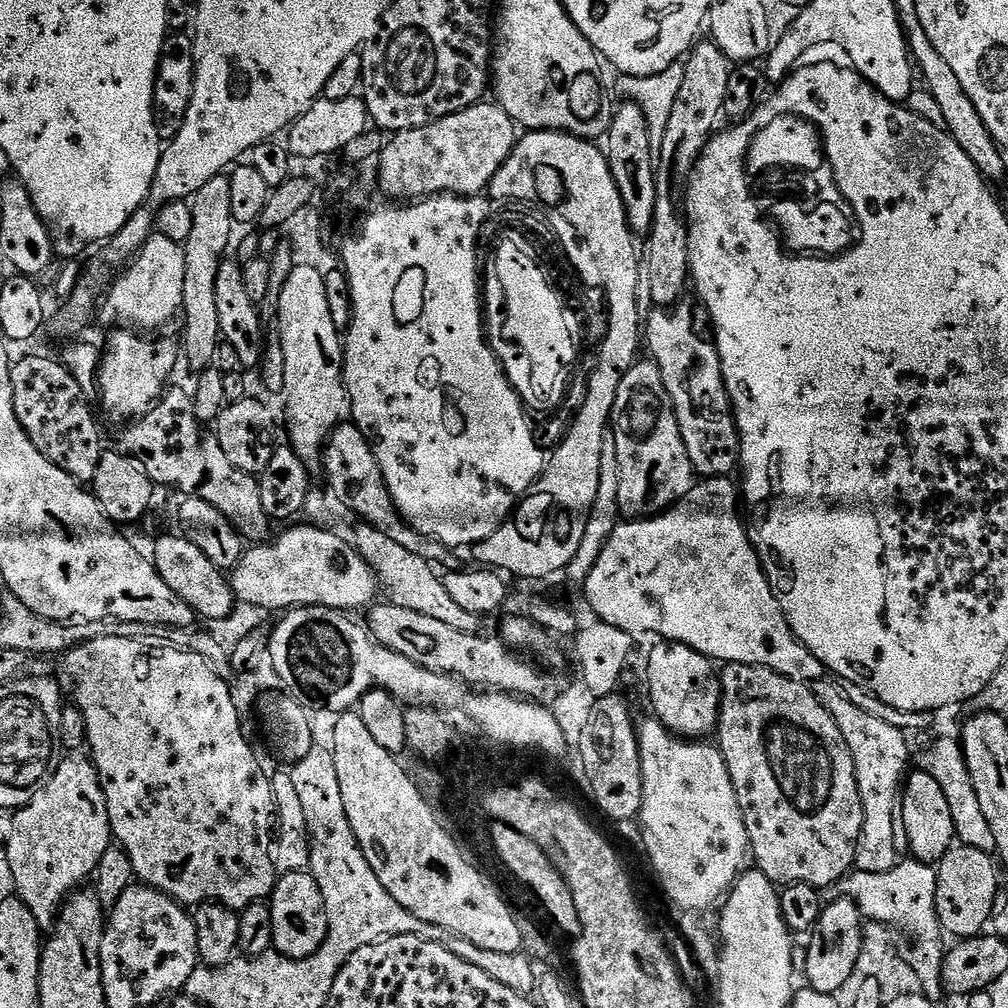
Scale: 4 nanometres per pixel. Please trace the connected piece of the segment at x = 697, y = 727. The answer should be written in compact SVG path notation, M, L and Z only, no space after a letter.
M656 642L648 656L648 696L652 699L655 719L659 720L669 732L681 738L704 738L707 732L715 733L720 719L722 680L715 672L713 661L695 652L685 644L675 644L668 648L663 642Z

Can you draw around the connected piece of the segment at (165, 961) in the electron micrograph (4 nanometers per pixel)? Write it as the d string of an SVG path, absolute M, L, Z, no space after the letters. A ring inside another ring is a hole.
M136 882L127 887L108 913L102 935L98 940L100 944L98 967L101 972L108 972L108 976L112 976L112 972L120 972L120 968L124 968L124 976L132 976L132 996L140 992L140 996L149 996L155 1001L164 996L163 992L179 993L185 987L192 971L198 966L196 928L192 924L191 915L172 897L165 896L156 888L149 888L143 882Z

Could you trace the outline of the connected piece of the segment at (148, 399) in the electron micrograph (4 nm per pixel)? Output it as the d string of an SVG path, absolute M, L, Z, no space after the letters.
M116 330L116 331L120 331L120 332L114 333L113 336L109 338L108 353L106 353L105 356L103 353L102 359L99 361L99 364L98 364L98 388L99 388L99 384L100 384L100 396L102 399L104 399L105 410L108 411L109 414L112 415L114 419L116 419L116 420L125 419L124 421L127 421L129 418L134 418L134 417L137 417L139 414L143 414L143 413L147 412L148 409L152 407L152 405L161 397L161 394L165 391L164 383L167 382L168 375L171 374L172 367L174 367L176 364L176 346L177 346L177 350L178 350L178 344L177 344L177 341L175 344L174 341L168 340L156 352L155 346L152 345L150 341L143 340L143 338L140 337L143 335L137 334L135 331L132 331L132 330Z

